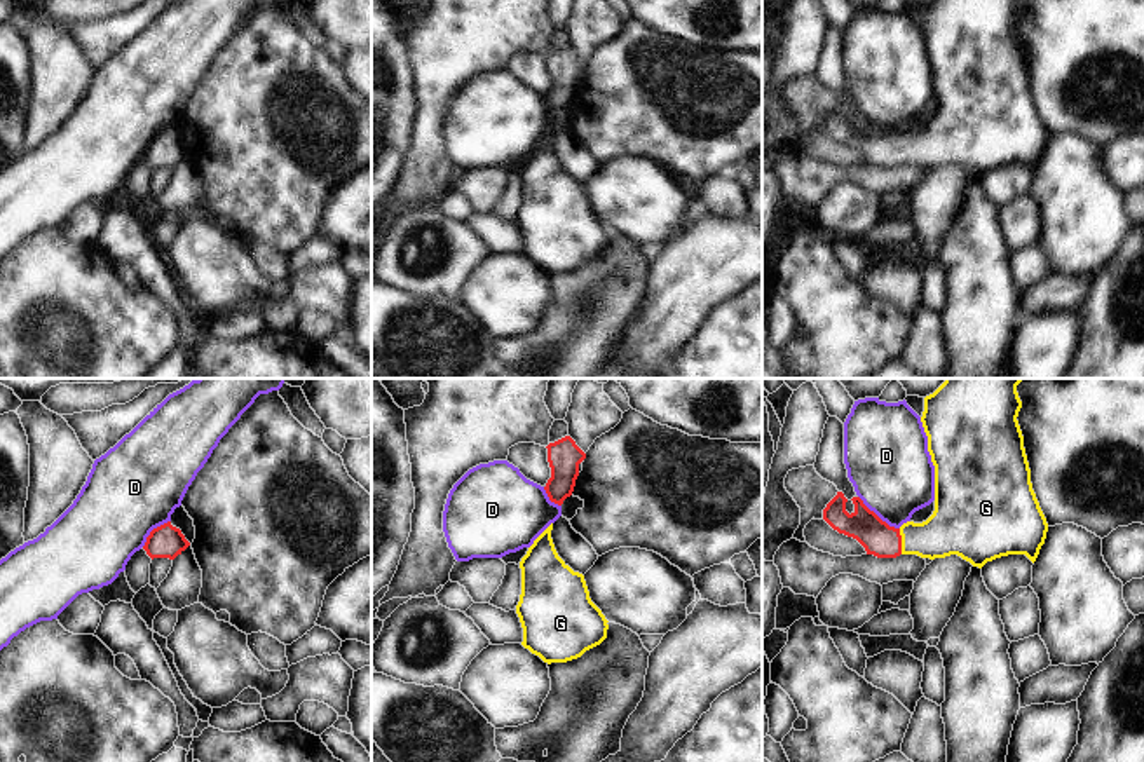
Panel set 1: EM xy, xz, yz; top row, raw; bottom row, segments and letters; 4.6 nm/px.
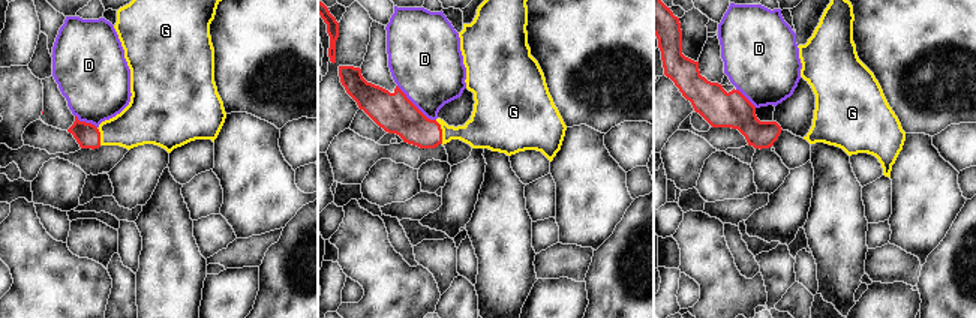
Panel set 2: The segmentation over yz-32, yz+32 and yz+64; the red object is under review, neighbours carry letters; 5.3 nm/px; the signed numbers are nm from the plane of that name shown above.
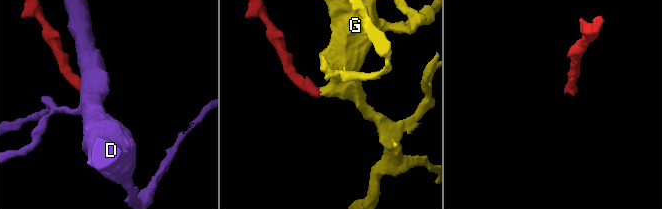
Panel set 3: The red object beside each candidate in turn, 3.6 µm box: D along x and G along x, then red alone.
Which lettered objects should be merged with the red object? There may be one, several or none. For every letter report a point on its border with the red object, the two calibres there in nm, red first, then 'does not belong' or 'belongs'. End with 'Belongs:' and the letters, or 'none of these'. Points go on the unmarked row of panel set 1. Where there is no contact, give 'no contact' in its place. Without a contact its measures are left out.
D: yz (876, 124) | 160/380 nm | does not belong
G: yz (900, 150) | 160/240 nm | belongs
Belongs: G

